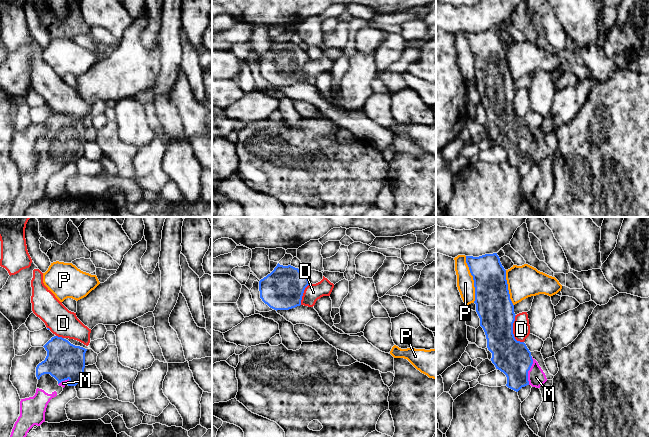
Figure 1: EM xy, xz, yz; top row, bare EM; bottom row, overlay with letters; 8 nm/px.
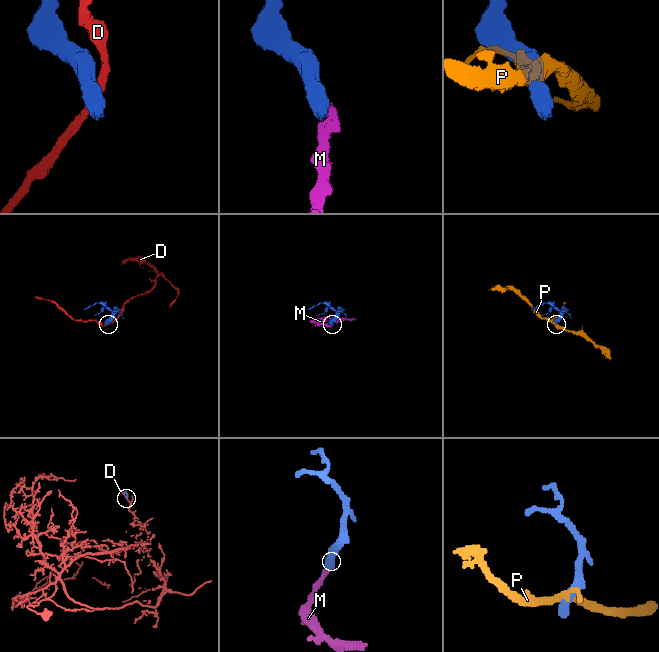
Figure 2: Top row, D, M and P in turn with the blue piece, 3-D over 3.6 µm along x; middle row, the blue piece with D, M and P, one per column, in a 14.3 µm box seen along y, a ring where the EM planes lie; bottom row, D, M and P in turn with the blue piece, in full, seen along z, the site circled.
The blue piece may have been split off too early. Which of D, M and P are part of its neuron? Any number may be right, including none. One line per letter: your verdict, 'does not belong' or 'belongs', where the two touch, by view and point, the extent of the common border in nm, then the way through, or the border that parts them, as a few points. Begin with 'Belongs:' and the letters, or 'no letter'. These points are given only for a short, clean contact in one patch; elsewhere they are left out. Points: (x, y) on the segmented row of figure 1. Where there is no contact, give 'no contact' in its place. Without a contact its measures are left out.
Belongs: M
D: does not belong; meets blue in yz at (512, 331); contact 240 nm long; border along yz (516, 315), (513, 321), (513, 336), (523, 342)
M: belongs; meets blue in yz at (528, 370); contact 220 nm long; runs through yz (513, 358), (528, 370), (536, 377)
P: does not belong; meets blue in yz at (473, 279); contact 380 nm long

